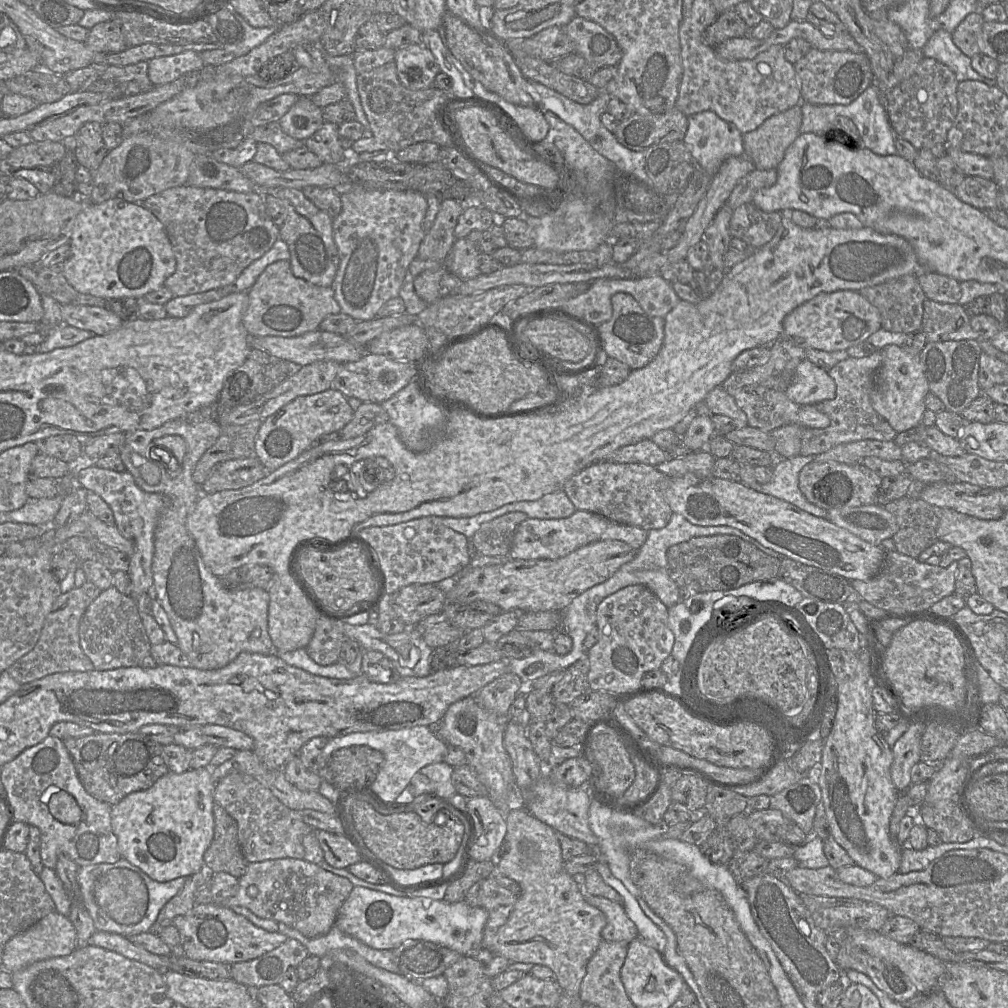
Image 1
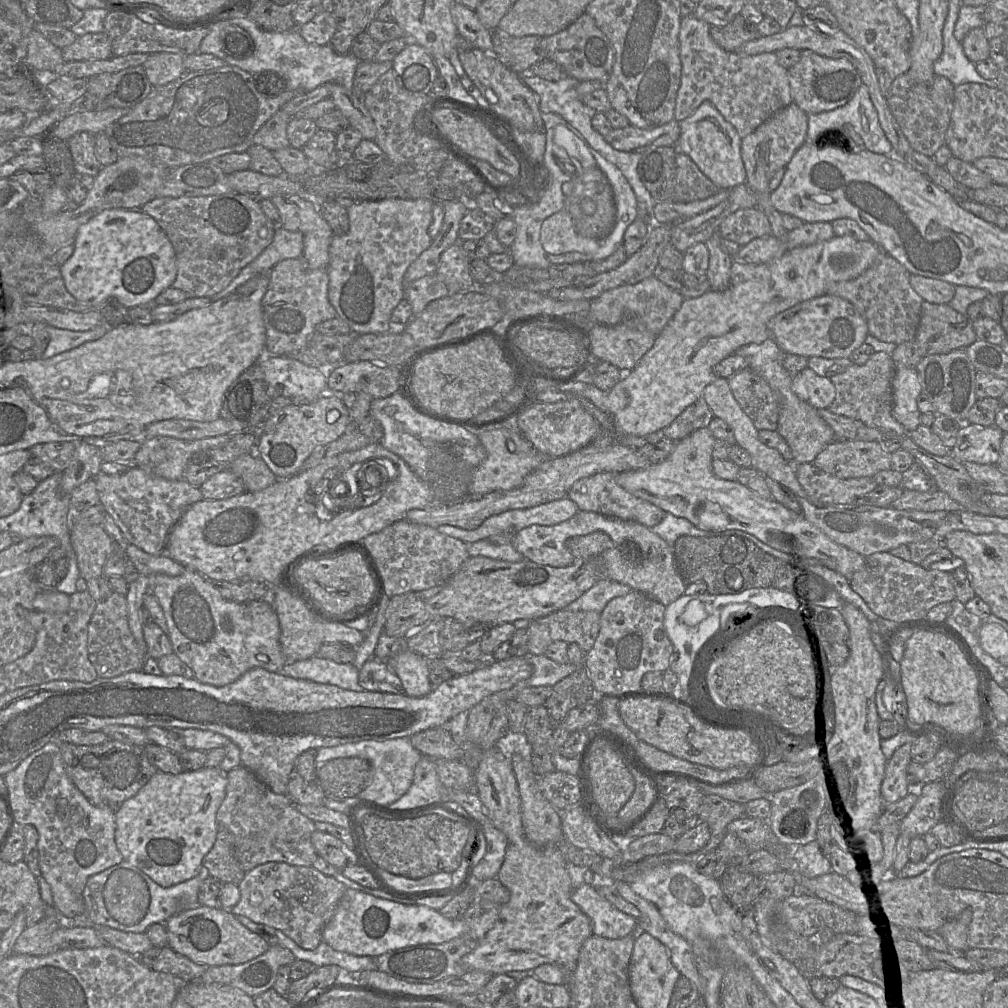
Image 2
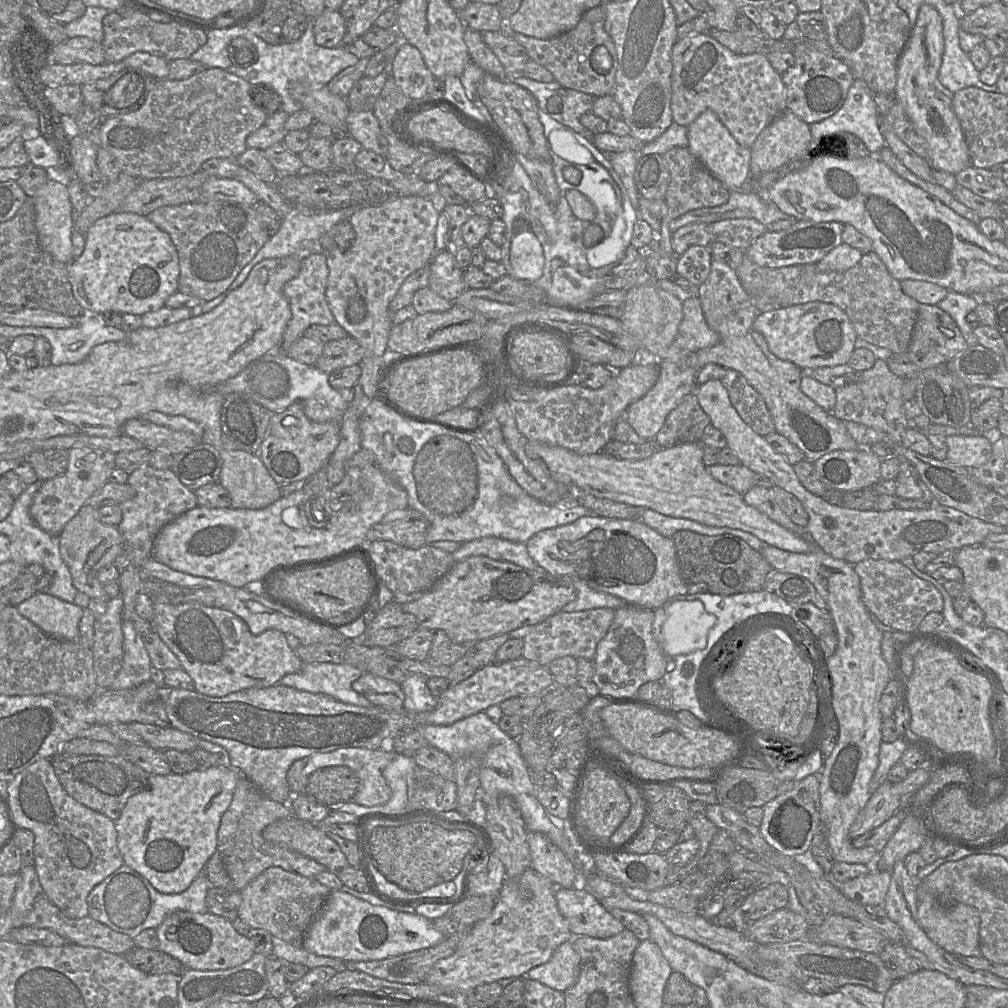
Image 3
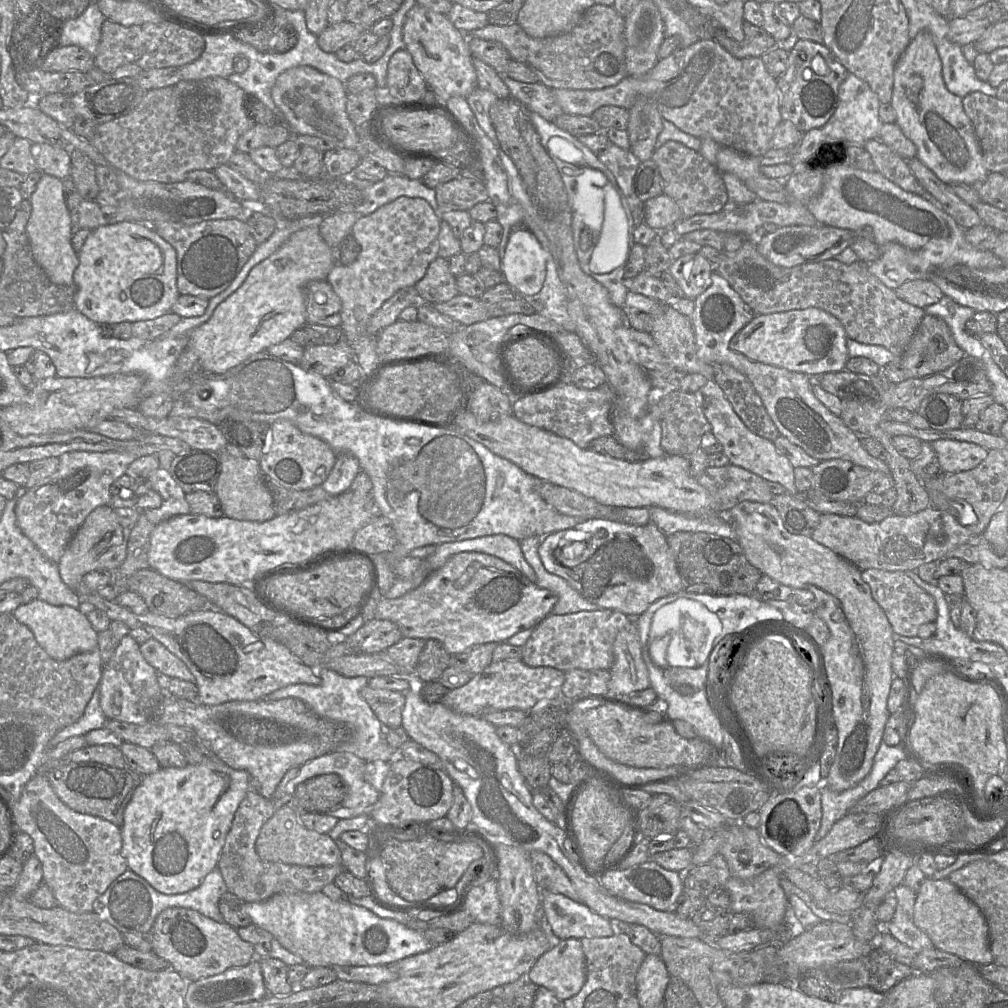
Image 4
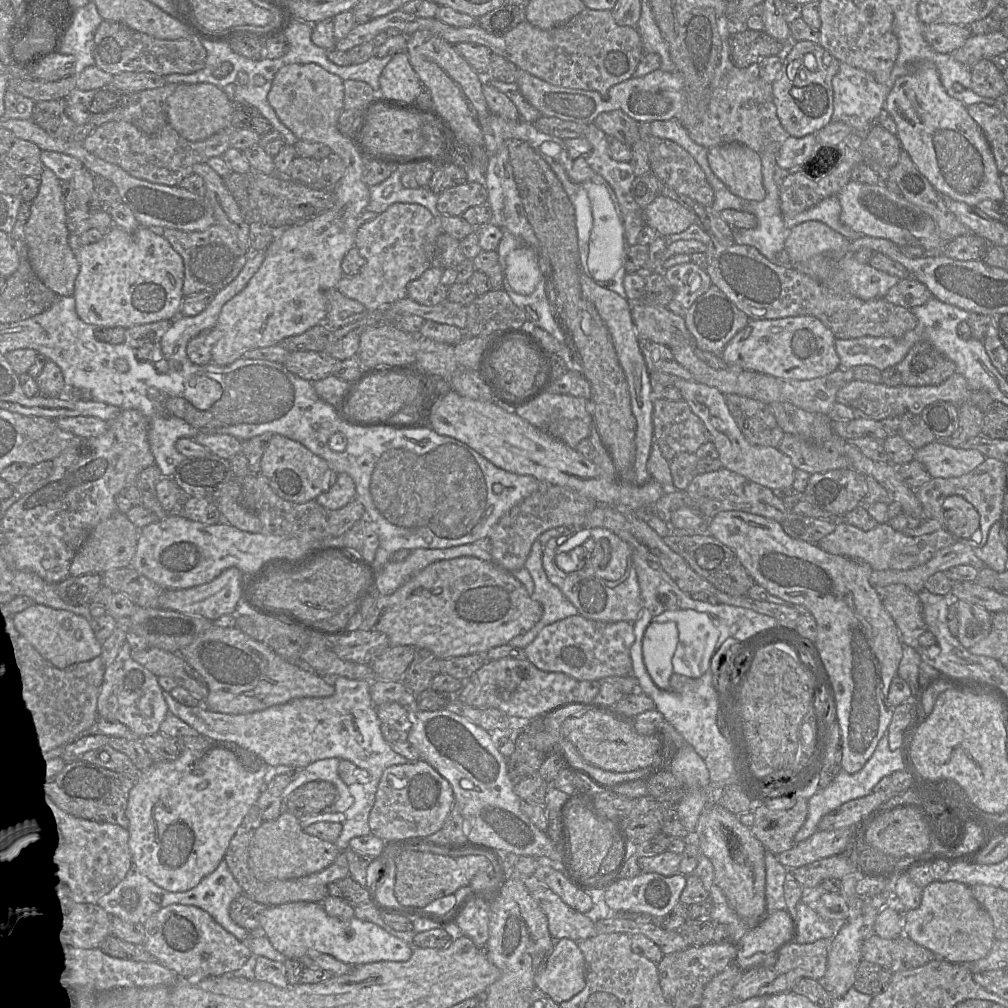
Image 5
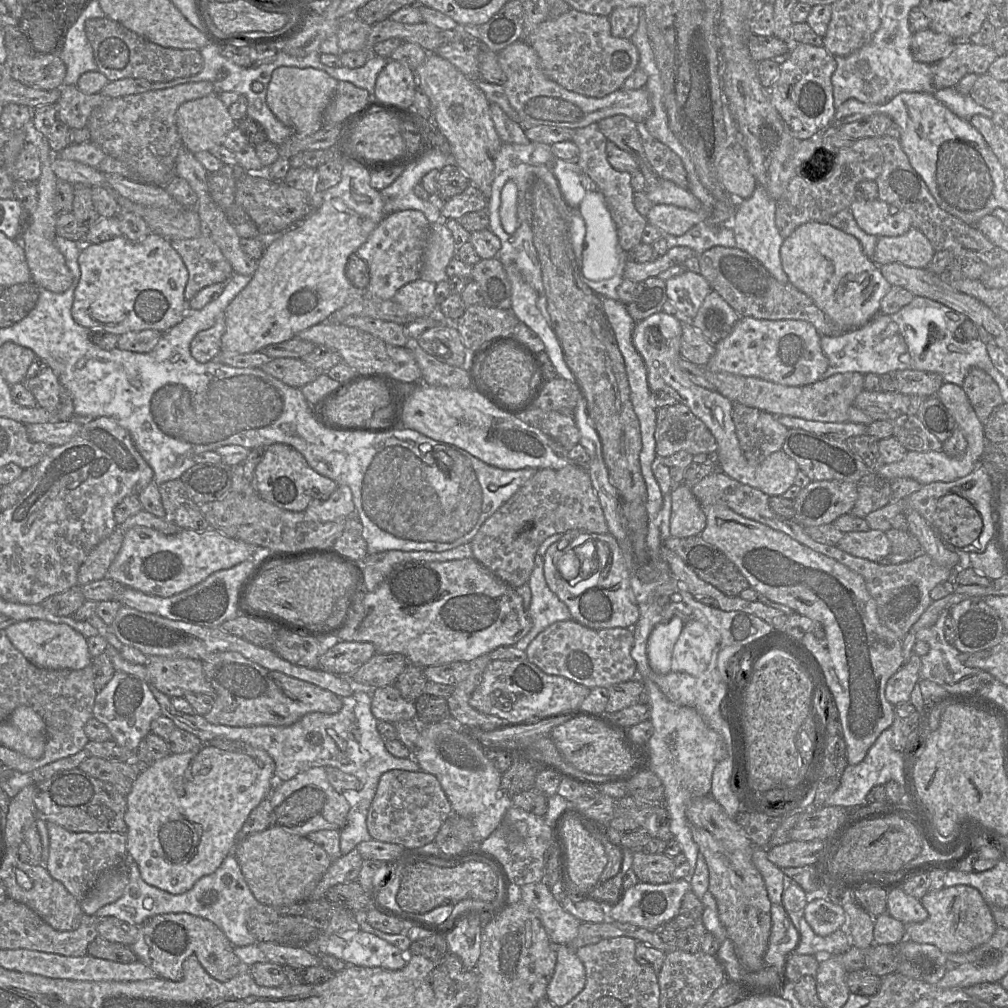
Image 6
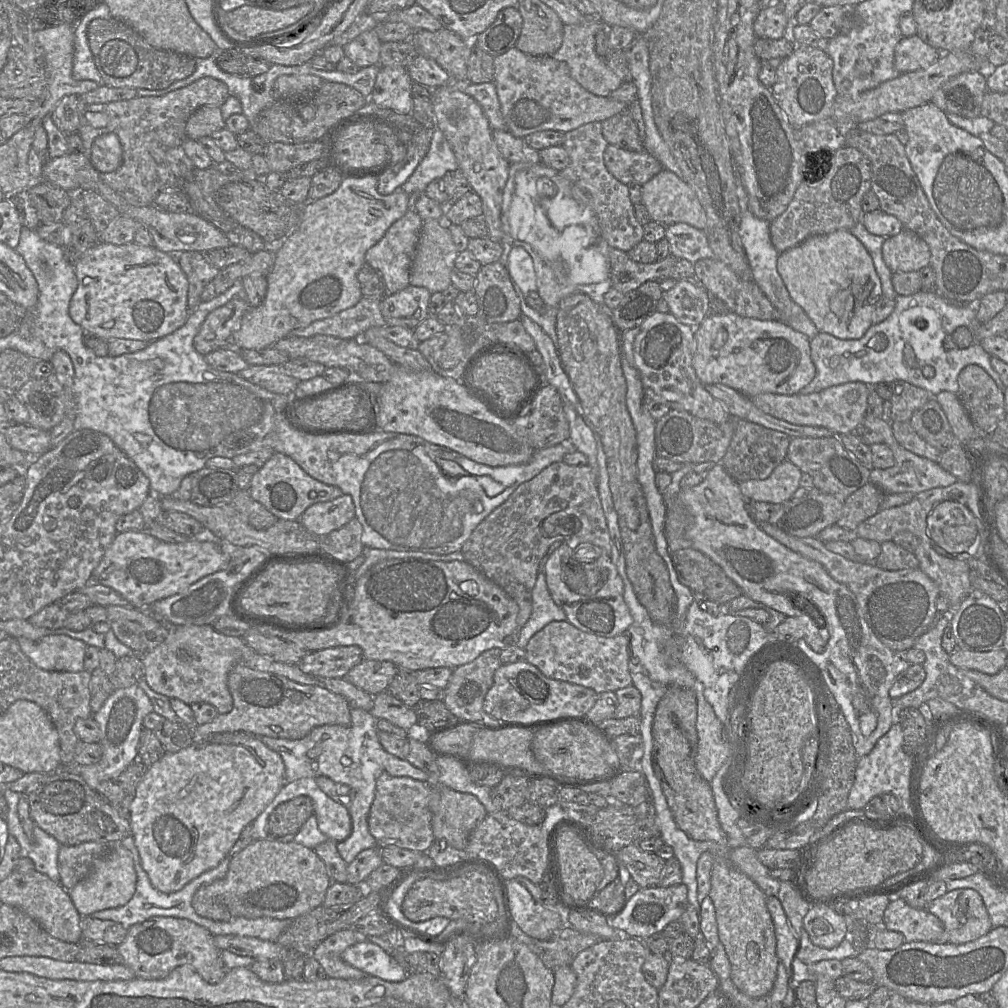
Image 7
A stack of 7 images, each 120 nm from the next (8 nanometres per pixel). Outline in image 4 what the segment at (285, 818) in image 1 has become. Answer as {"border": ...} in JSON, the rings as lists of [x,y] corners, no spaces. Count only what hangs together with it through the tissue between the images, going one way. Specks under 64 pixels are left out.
{"border":[[[250,788],[240,803],[221,851],[218,869],[228,891],[244,902],[262,902],[279,893],[316,893],[345,870],[342,865],[307,867],[281,862],[263,861],[256,851],[256,840],[262,826],[274,815],[276,807],[270,799]]]}

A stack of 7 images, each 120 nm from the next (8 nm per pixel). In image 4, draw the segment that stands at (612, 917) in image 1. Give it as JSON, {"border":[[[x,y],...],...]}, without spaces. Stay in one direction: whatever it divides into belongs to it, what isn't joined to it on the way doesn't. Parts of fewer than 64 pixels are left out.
{"border":[[[542,891],[541,901],[545,921],[558,939],[610,937],[618,932],[616,924],[581,901],[552,891]]]}

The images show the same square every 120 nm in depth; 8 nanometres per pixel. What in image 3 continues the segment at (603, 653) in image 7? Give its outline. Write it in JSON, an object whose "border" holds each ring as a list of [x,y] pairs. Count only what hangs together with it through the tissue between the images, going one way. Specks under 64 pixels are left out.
{"border":[[[595,608],[575,612],[559,611],[540,623],[530,625],[531,631],[523,638],[523,656],[543,666],[563,656],[593,661],[598,643],[607,634],[615,616],[615,609]]]}

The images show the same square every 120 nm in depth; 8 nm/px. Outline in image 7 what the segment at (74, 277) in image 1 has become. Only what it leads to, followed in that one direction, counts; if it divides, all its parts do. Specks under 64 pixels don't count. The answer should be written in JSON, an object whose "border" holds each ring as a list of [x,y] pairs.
{"border":[[[97,242],[75,262],[74,272],[77,288],[68,313],[85,333],[106,341],[120,338],[150,343],[174,332],[187,320],[187,278],[177,259],[154,245]]]}

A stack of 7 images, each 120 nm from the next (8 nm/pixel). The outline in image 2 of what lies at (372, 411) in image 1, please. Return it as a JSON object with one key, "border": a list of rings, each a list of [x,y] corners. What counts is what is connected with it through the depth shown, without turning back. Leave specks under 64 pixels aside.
{"border":[[[372,415],[366,416],[360,423],[351,421],[343,435],[338,439],[319,446],[303,463],[298,473],[313,468],[325,458],[337,456],[343,452],[350,452],[366,447],[370,444],[380,443],[383,438],[383,427]]]}

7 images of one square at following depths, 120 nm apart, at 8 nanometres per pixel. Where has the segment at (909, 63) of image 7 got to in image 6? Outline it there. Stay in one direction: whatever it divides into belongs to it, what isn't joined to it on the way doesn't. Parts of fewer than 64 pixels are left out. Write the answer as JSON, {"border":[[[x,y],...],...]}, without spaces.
{"border":[[[928,28],[913,34],[910,49],[916,61],[936,64],[946,56],[953,45],[954,40],[950,36]]]}

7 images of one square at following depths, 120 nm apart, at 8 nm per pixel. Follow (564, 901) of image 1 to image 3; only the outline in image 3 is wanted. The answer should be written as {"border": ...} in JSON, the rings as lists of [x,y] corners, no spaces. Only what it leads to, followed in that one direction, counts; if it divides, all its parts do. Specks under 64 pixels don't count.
{"border":[[[532,867],[516,877],[506,878],[491,914],[475,924],[461,946],[452,955],[437,961],[420,983],[437,986],[444,993],[466,994],[481,984],[504,978],[525,977],[529,970],[546,963],[561,944],[571,942],[574,938],[557,907],[556,888]]]}

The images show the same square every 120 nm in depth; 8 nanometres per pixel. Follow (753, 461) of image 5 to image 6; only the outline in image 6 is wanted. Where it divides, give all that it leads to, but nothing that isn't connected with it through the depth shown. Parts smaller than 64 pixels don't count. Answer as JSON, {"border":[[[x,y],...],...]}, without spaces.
{"border":[[[663,312],[654,313],[636,323],[632,334],[633,345],[642,357],[647,368],[648,386],[651,392],[663,391],[673,397],[677,403],[687,406],[692,414],[700,419],[717,442],[717,465],[730,478],[756,488],[769,497],[782,496],[791,486],[800,470],[797,463],[782,450],[773,452],[763,462],[751,465],[744,457],[731,411],[733,403],[715,390],[708,390],[691,382],[681,371],[682,322],[674,315]]]}

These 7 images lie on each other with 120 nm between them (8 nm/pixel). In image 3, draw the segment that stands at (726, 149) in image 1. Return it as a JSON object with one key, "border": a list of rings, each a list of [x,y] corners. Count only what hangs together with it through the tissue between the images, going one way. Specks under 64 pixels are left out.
{"border":[[[710,109],[687,127],[688,150],[730,191],[741,190],[750,179],[751,150],[739,144],[718,116]]]}

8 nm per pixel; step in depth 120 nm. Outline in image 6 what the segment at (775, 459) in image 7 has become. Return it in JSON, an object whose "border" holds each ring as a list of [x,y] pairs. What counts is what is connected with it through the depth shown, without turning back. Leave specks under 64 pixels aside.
{"border":[[[733,403],[731,411],[741,451],[751,465],[782,449],[788,429],[768,412]]]}

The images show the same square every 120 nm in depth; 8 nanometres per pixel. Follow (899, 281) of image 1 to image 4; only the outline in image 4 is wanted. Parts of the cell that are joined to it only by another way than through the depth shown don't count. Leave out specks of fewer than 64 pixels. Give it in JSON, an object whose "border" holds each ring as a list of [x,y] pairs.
{"border":[[[745,239],[739,250],[732,253],[722,251],[714,271],[729,282],[756,315],[820,308],[842,323],[848,338],[864,344],[881,345],[896,357],[903,356],[925,315],[923,308],[903,301],[895,290],[886,287],[870,273],[868,263],[861,260],[844,264],[831,258],[782,267],[769,262],[759,253],[754,242]]]}

